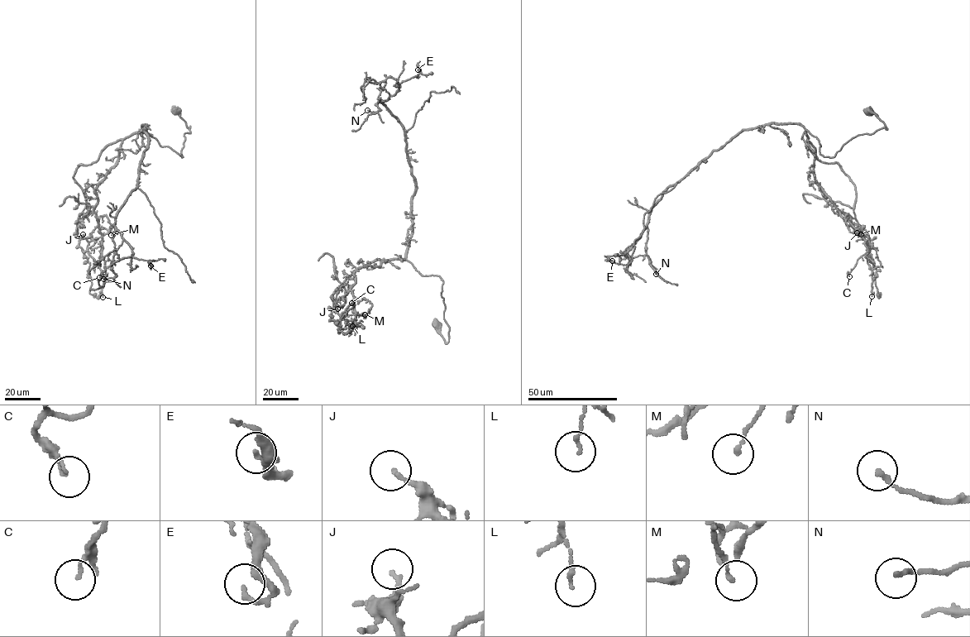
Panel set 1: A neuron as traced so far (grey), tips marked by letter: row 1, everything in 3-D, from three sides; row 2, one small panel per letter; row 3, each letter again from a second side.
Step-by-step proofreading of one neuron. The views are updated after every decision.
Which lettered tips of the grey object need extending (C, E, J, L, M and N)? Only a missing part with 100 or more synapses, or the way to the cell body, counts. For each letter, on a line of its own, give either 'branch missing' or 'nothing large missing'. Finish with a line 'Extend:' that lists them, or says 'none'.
C: nothing large missing
E: nothing large missing
J: nothing large missing
L: nothing large missing
M: nothing large missing
N: nothing large missing
Extend: none

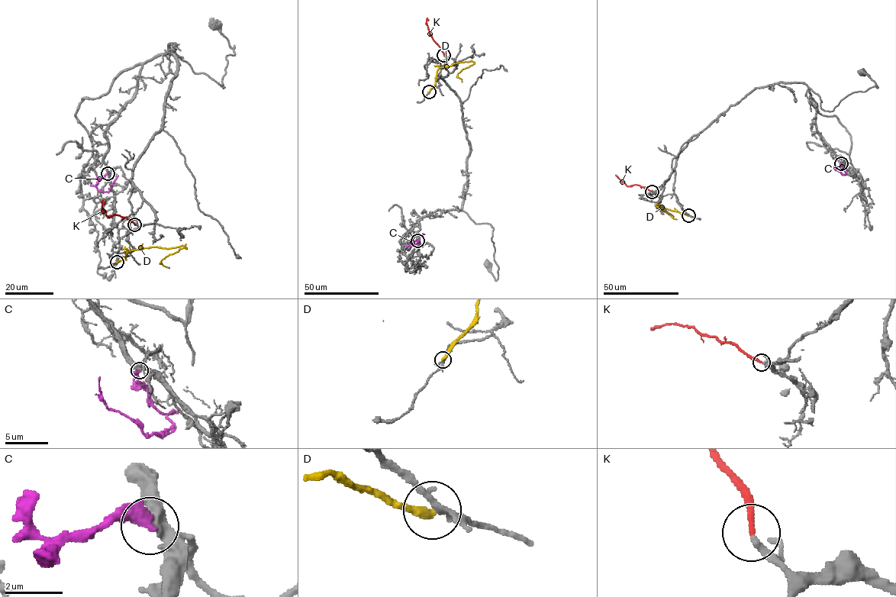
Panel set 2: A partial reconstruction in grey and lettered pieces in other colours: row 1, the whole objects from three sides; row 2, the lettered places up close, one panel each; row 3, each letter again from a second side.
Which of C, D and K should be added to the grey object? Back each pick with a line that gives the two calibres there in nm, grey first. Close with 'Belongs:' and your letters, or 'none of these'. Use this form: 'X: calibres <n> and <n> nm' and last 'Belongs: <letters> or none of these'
K: calibres 180 and 200 nm
Belongs: K

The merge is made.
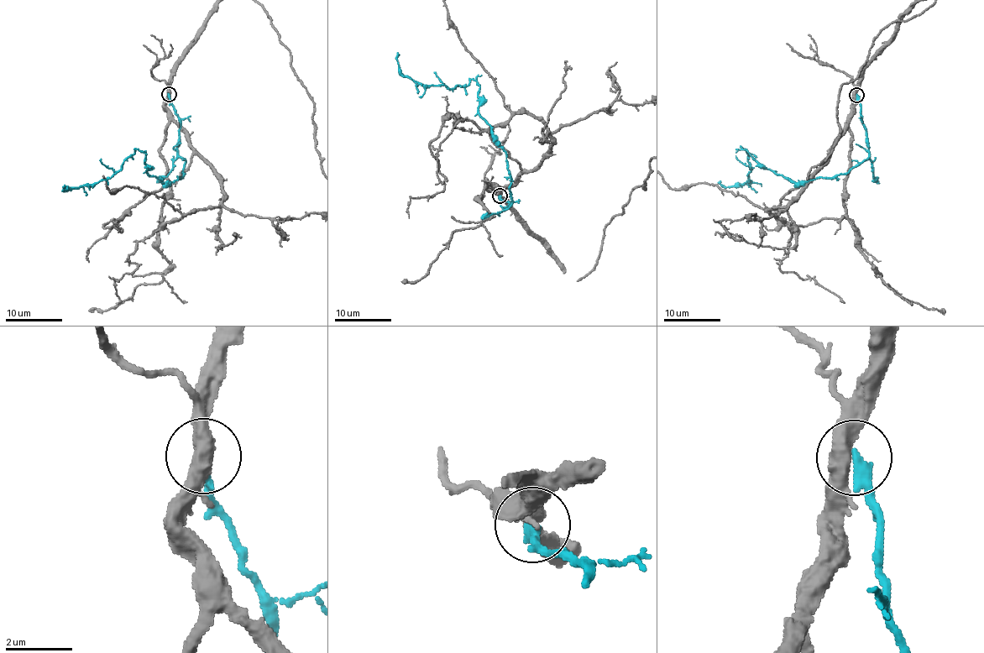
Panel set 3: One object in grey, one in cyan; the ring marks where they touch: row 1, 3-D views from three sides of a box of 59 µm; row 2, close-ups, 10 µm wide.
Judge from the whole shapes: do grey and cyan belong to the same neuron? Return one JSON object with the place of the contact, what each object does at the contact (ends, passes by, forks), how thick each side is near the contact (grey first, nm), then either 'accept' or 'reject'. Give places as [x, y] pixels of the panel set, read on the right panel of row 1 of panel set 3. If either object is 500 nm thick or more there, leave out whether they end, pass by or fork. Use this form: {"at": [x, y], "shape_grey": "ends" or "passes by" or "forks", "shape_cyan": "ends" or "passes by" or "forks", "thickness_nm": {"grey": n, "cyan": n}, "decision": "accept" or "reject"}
{"at": [856, 95], "shape_grey": "passes by", "shape_cyan": "ends", "thickness_nm": {"grey": 480, "cyan": 360}, "decision": "reject"}

